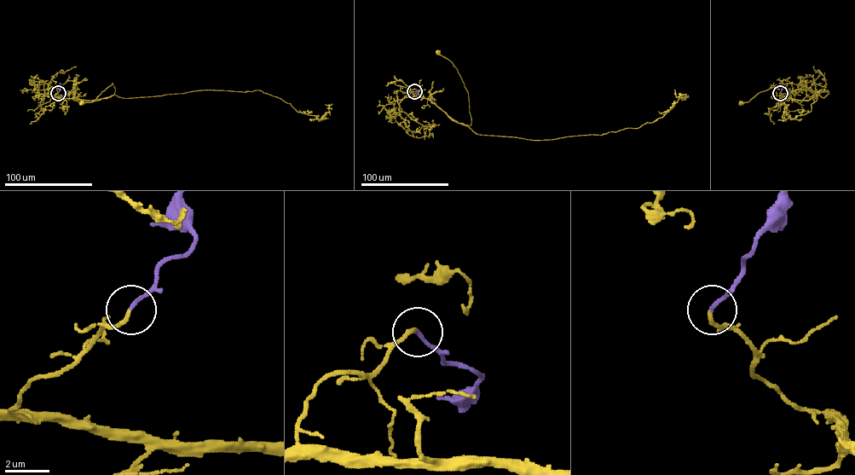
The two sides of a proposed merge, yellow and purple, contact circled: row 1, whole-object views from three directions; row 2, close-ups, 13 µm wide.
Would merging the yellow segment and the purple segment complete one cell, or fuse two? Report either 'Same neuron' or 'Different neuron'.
Same neuron

